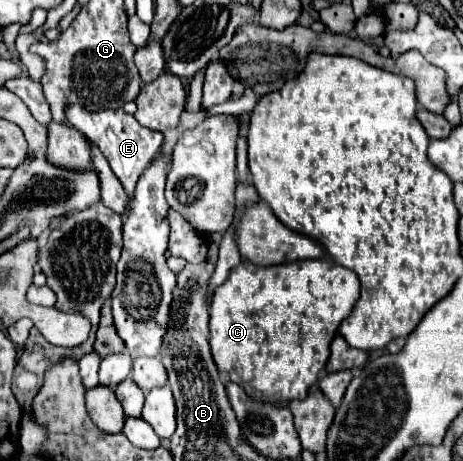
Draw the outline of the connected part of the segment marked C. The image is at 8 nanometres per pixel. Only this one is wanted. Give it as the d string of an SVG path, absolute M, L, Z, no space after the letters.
M330 257L292 261L280 265L252 265L242 261L224 285L220 285L210 303L210 347L218 371L238 383L246 395L260 403L292 401L308 397L308 389L318 381L330 357L330 343L342 319L346 319L358 299L360 281L356 273L336 265Z

